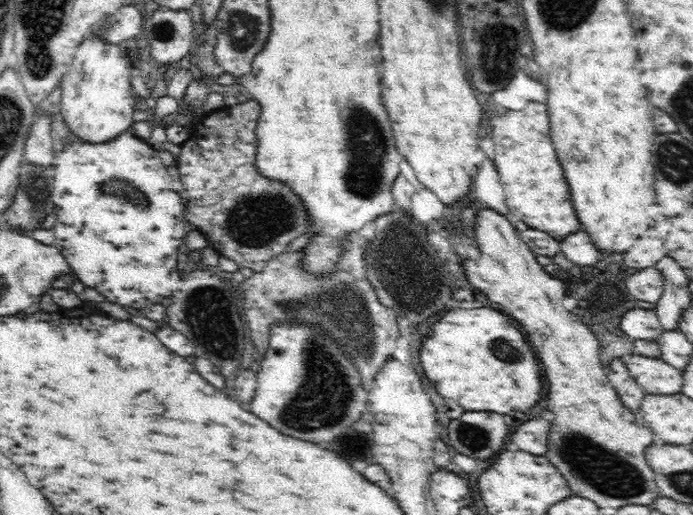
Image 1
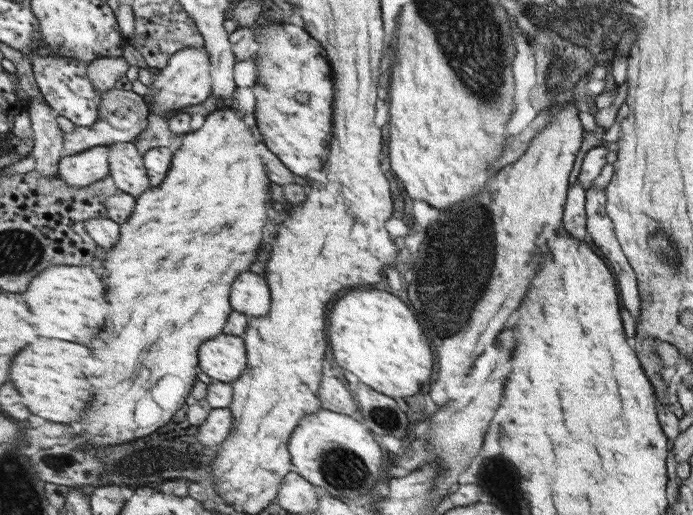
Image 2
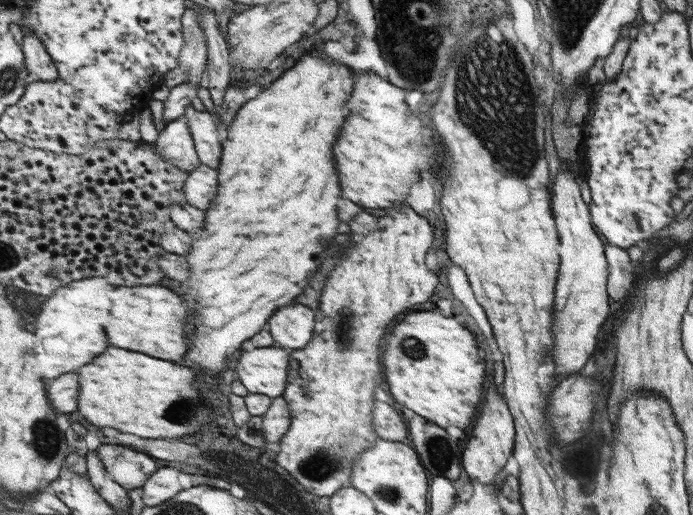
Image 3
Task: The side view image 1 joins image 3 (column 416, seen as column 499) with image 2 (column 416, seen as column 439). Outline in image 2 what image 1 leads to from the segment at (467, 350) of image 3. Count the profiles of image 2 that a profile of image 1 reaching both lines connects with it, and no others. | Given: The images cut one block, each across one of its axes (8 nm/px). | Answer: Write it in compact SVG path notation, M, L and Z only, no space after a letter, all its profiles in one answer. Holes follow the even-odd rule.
M350 290L328 311L328 344L342 368L350 370L370 388L396 398L412 396L432 376L432 350L412 310L382 290Z

